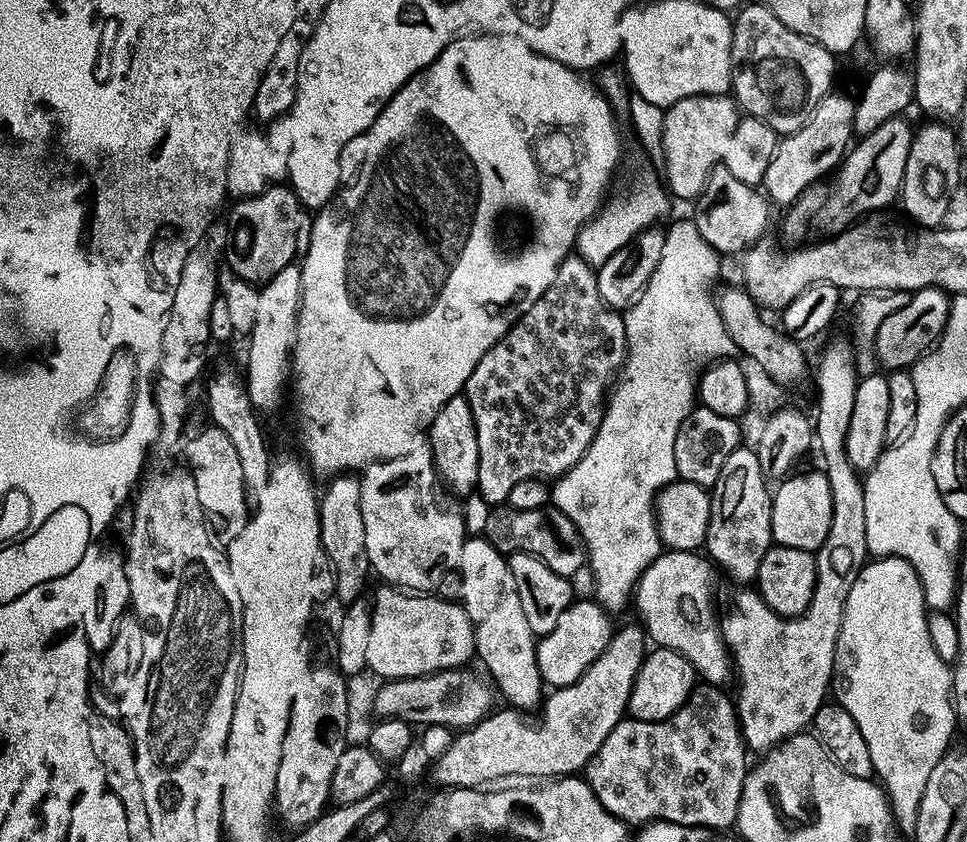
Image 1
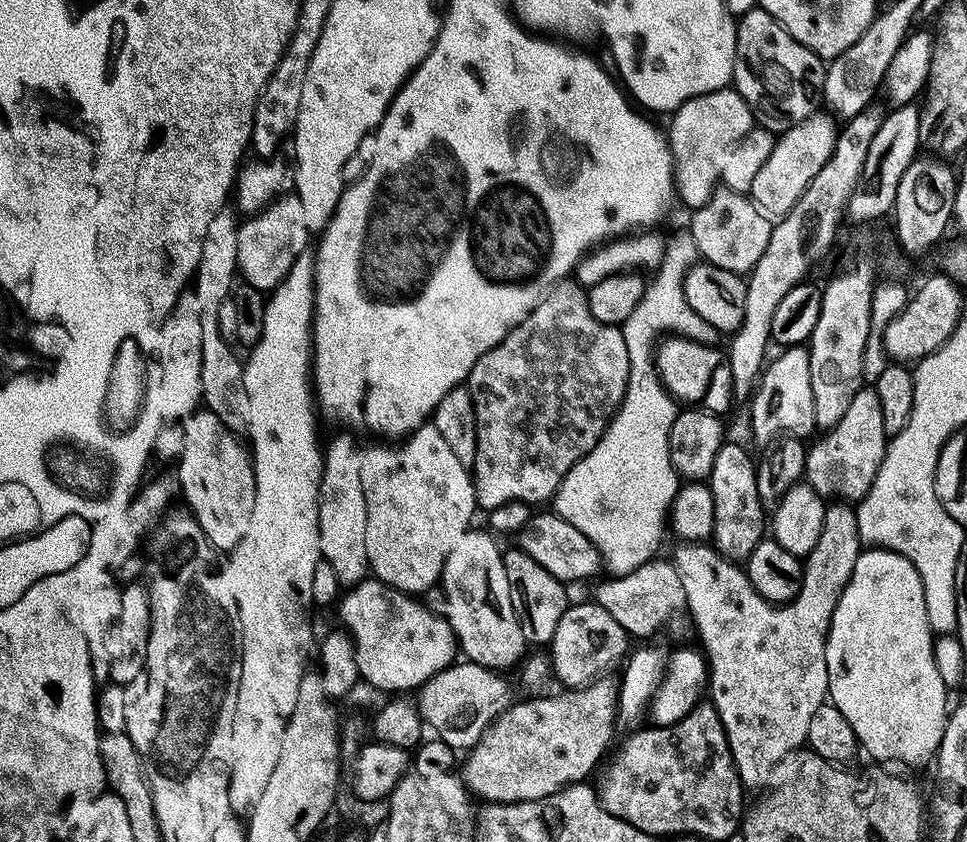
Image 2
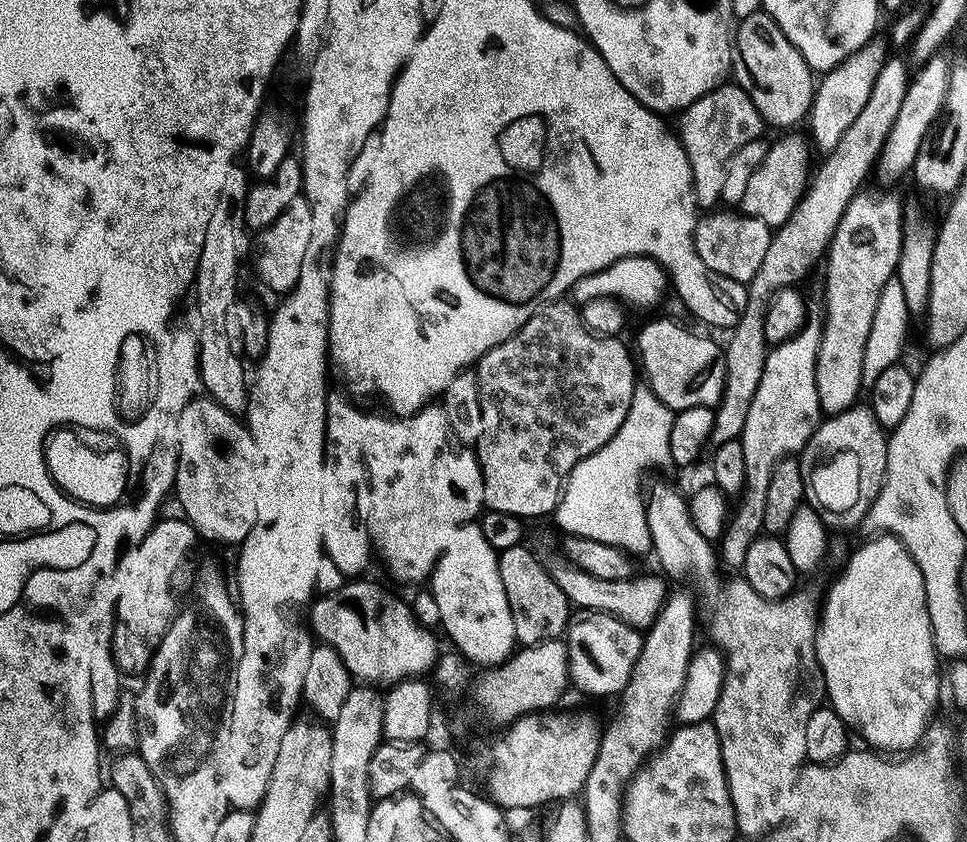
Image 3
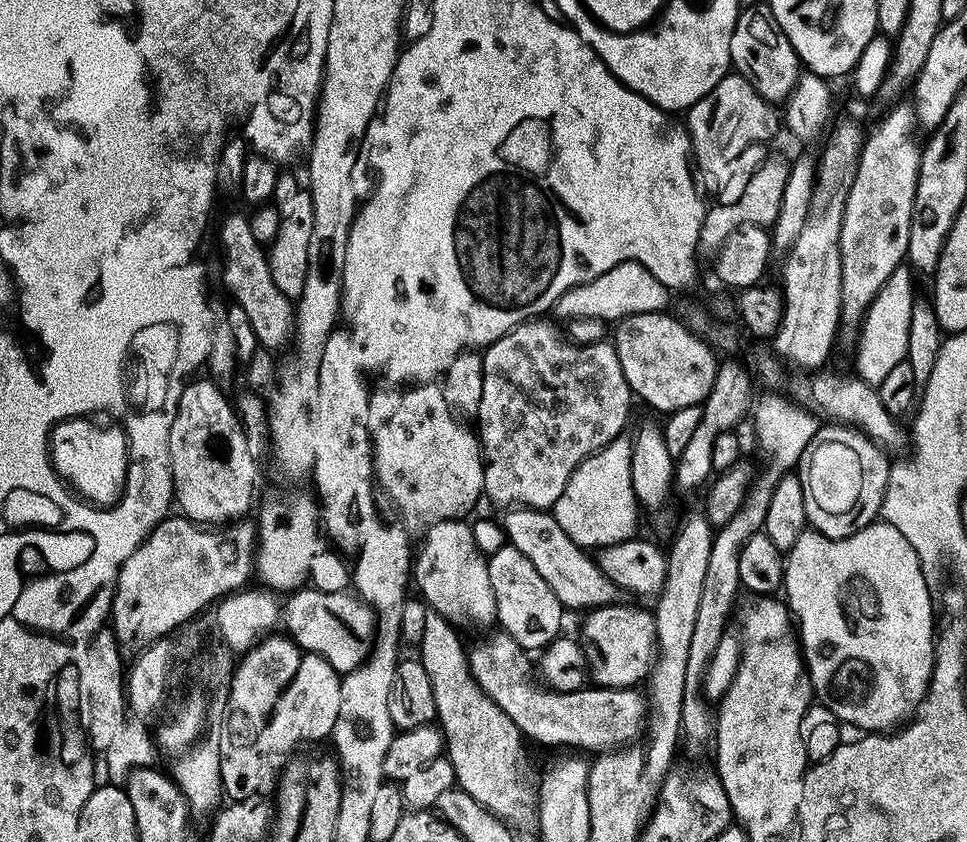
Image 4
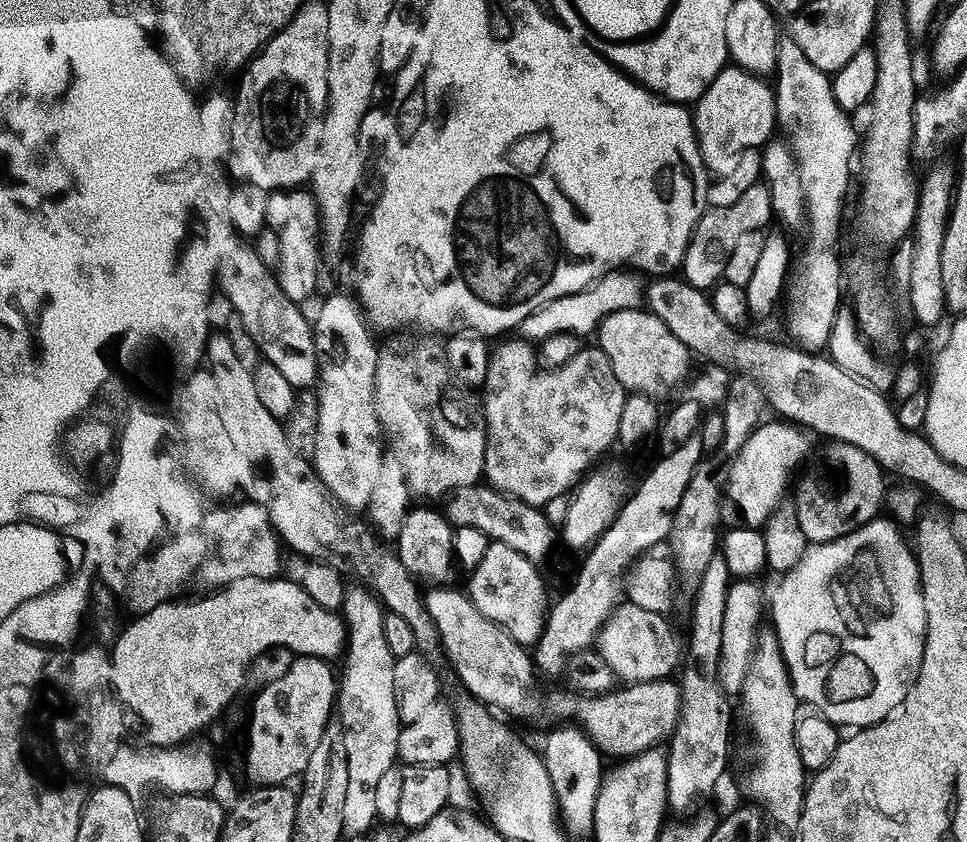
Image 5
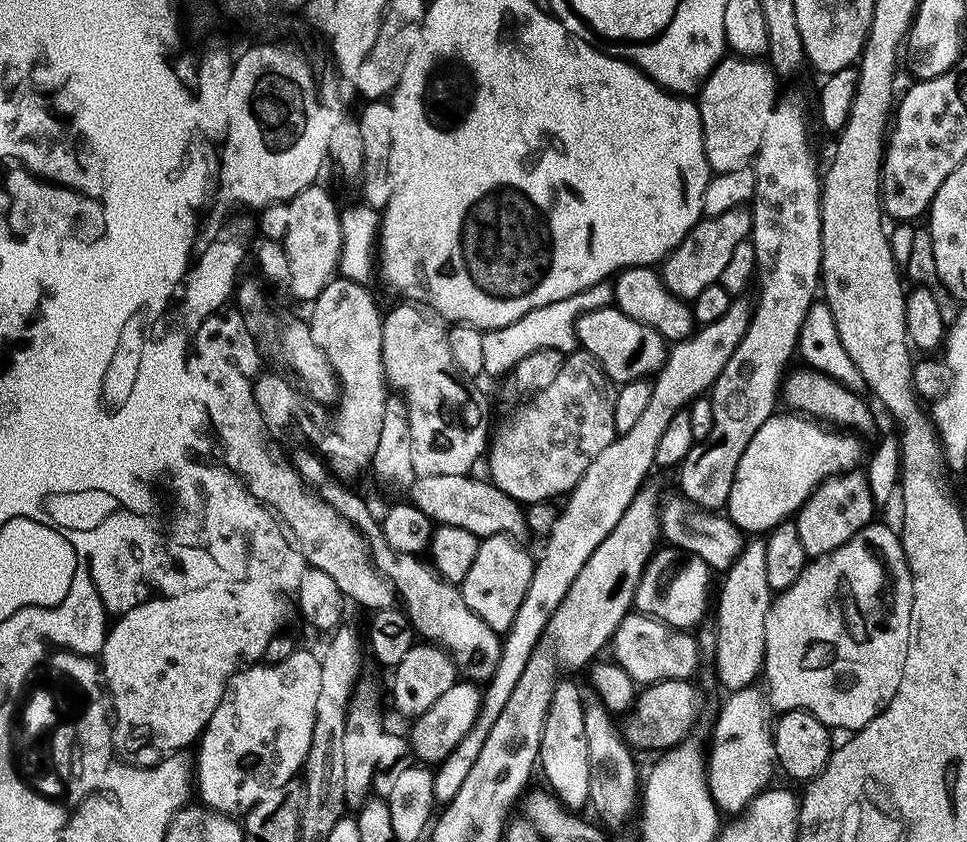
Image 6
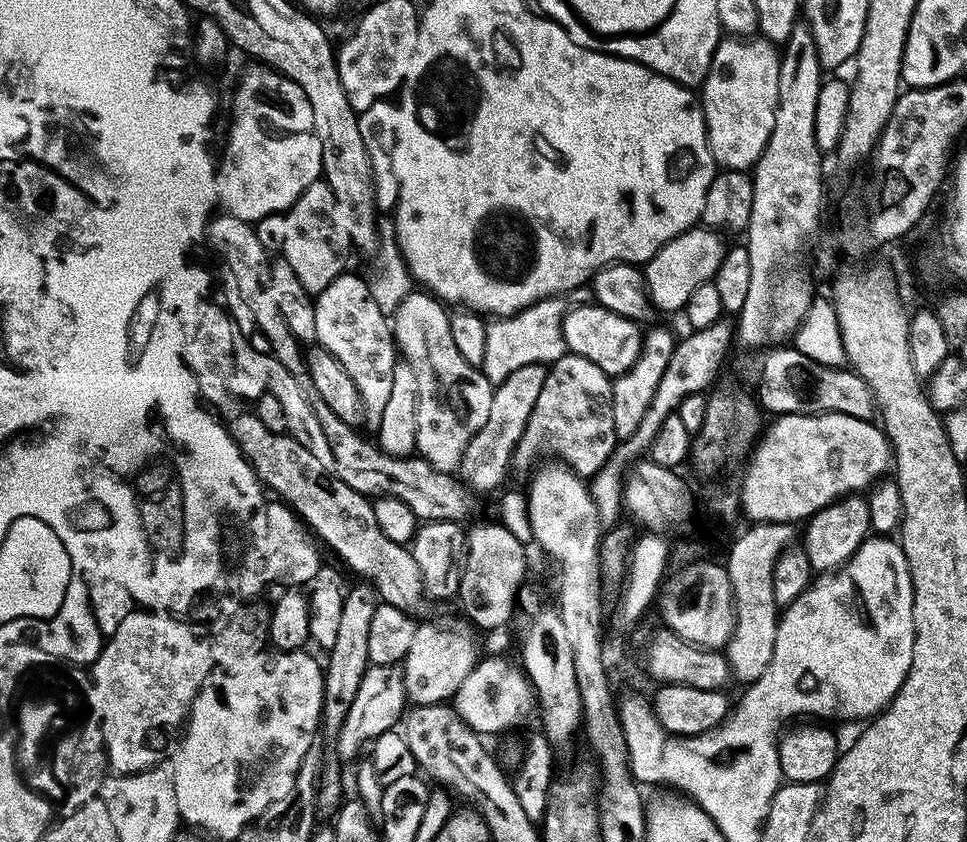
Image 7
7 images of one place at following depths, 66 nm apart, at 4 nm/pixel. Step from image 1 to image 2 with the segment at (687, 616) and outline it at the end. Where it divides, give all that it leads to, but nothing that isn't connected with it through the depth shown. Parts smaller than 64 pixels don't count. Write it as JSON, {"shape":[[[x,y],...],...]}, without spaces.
{"shape":[[[653,558],[625,576],[601,579],[596,588],[595,603],[600,604],[606,614],[613,616],[629,637],[652,636],[687,613],[689,601],[675,563],[660,559]]]}

